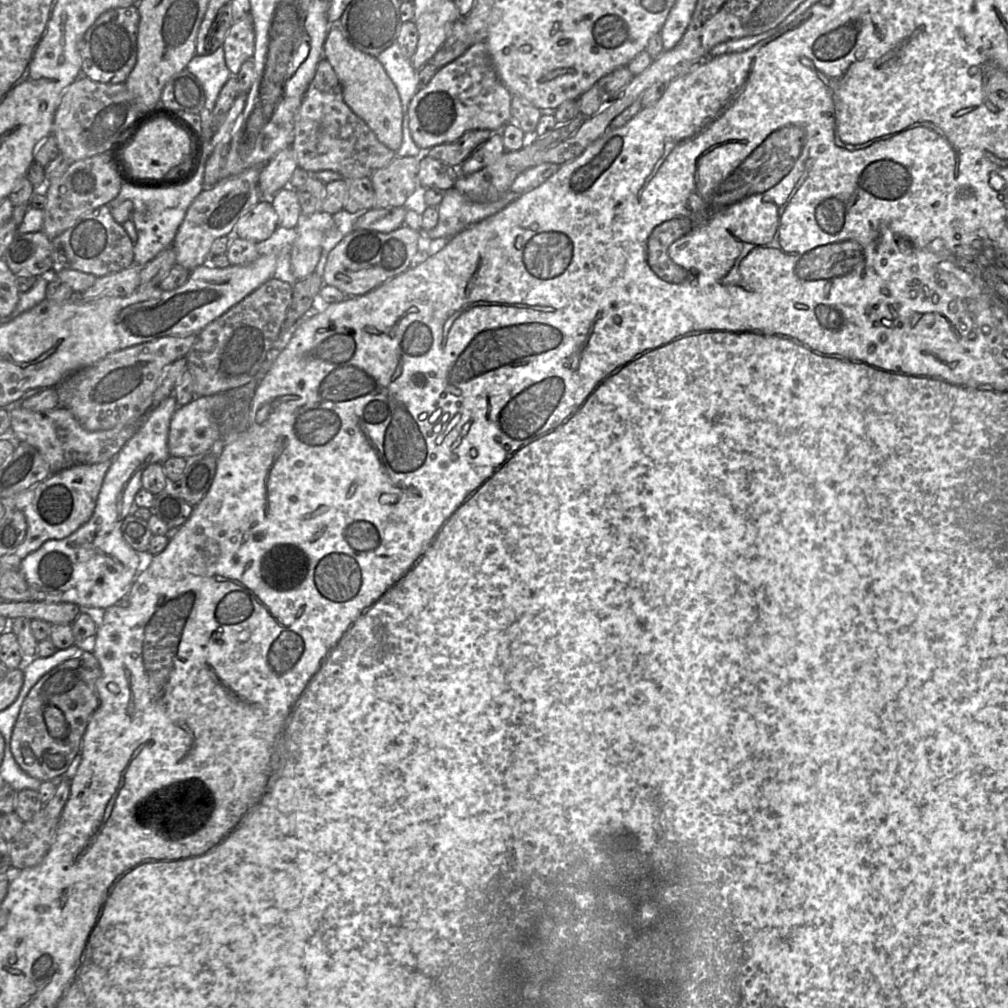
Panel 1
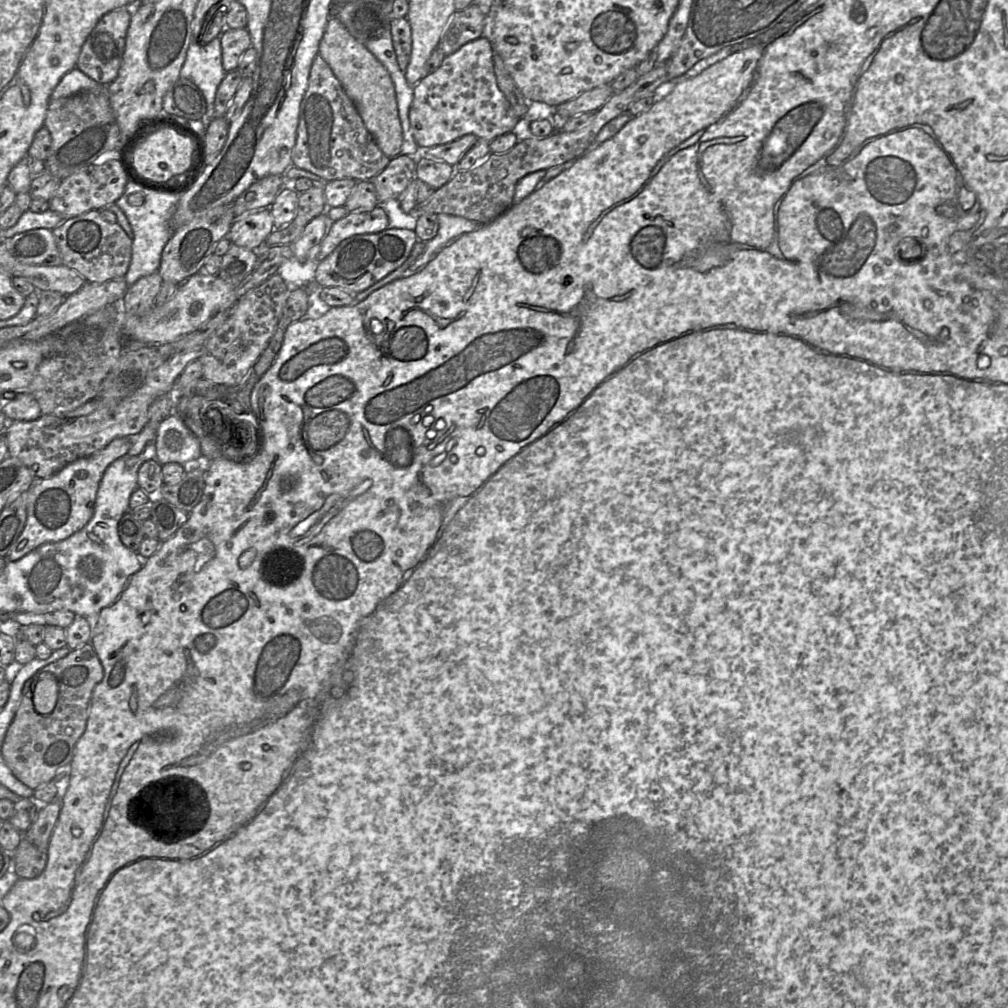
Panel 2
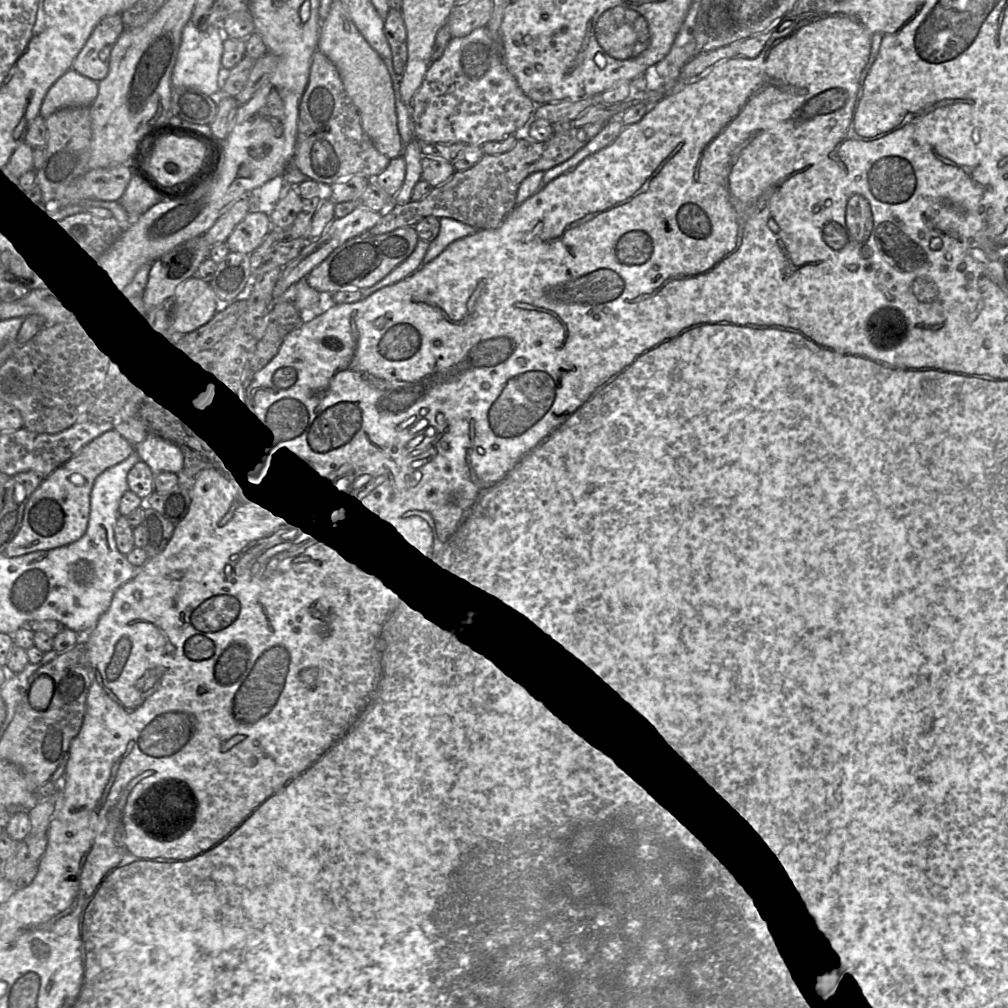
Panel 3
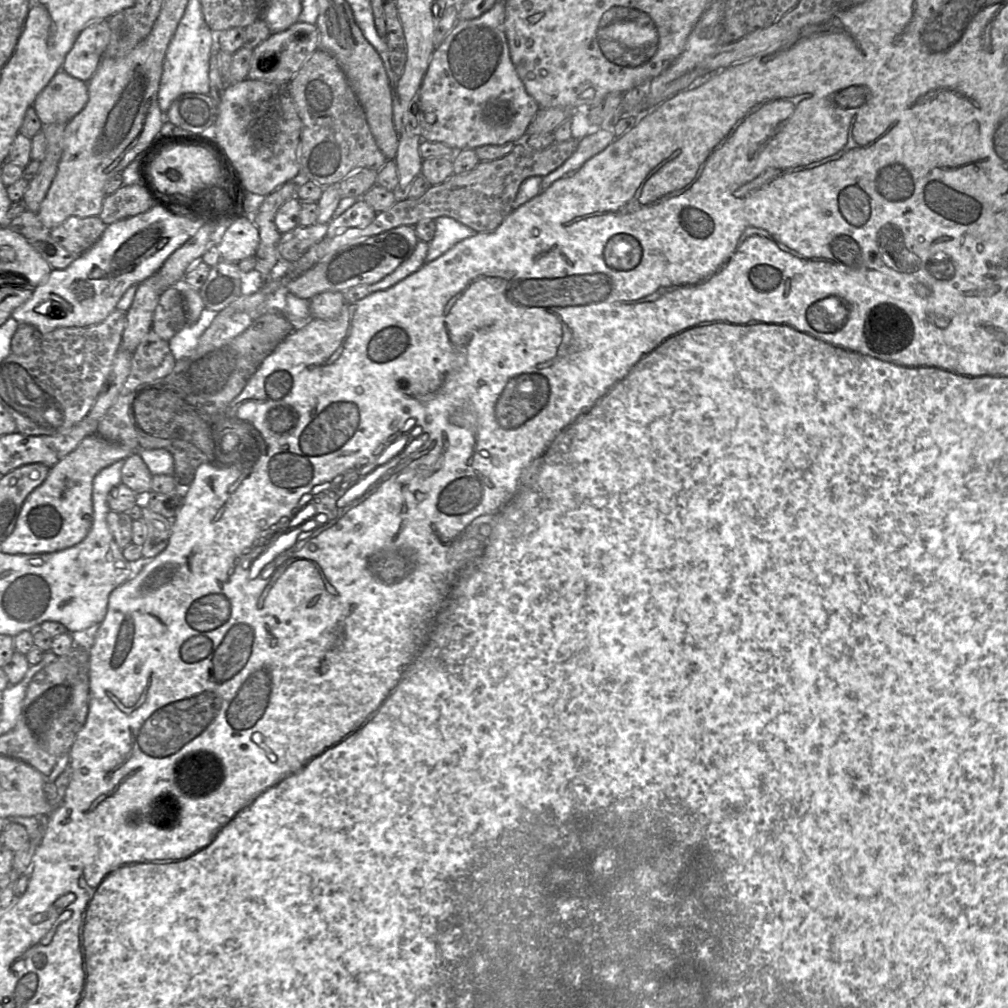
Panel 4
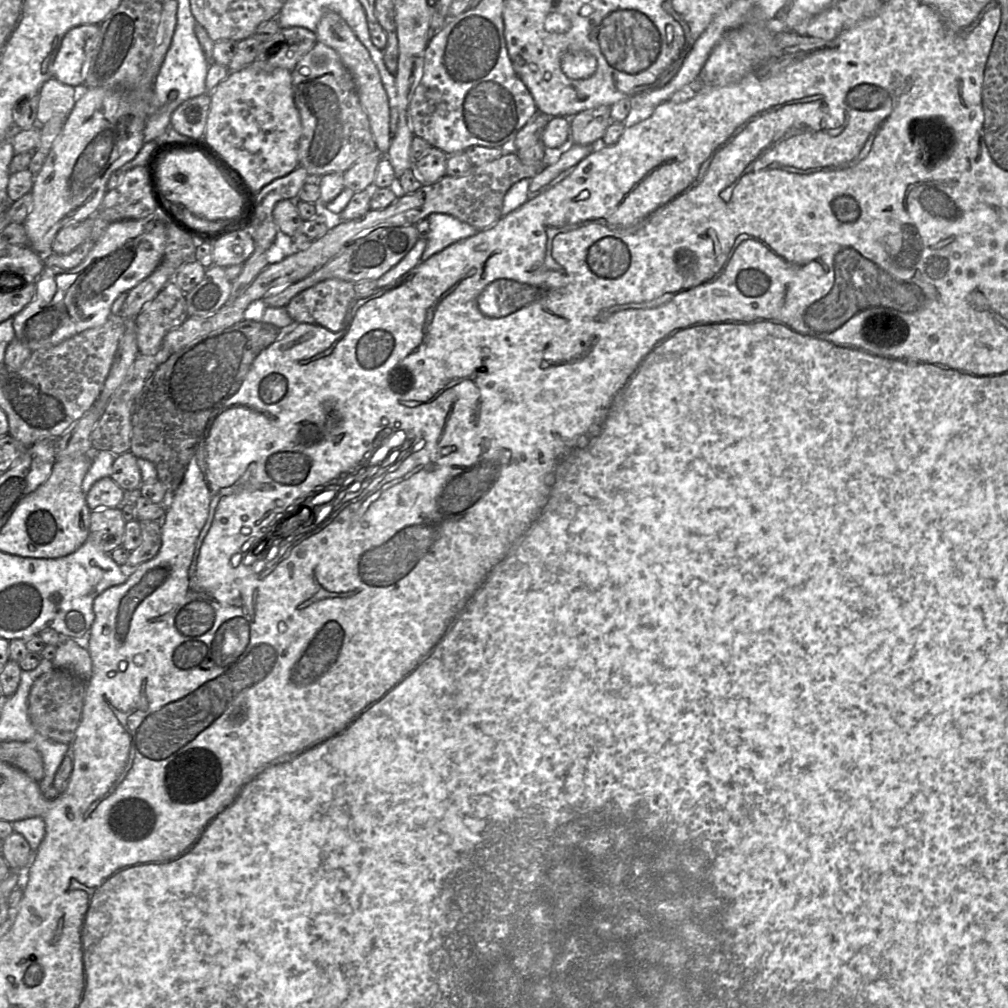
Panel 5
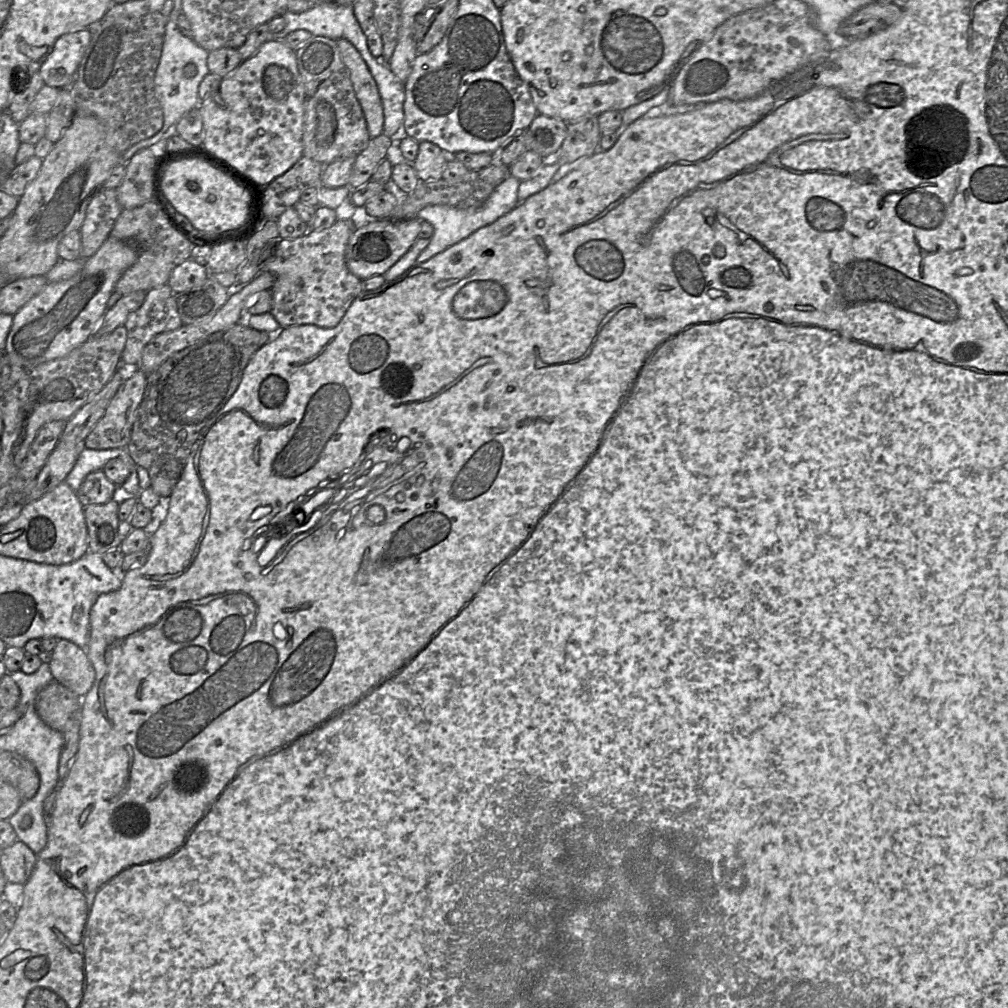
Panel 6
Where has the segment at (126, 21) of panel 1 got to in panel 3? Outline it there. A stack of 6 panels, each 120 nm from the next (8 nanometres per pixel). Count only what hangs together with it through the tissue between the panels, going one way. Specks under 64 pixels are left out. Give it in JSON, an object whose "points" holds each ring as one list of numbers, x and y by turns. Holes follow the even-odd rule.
{"points":[[121,14,101,19,74,59,72,69,96,82,104,79,109,71,112,48,124,29]]}

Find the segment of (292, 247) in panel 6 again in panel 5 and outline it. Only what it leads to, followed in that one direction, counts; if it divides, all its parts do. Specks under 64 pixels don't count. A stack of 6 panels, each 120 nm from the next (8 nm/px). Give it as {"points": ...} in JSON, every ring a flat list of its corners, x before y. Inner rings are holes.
{"points":[[327,279,294,296,285,308,294,323,318,324,337,332,355,299,353,283]]}

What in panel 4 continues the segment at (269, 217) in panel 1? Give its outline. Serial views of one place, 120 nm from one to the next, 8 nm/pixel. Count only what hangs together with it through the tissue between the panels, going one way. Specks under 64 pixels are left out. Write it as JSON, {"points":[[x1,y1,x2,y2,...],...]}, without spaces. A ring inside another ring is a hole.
{"points":[[235,216,217,246,221,260,239,263,255,256,259,239,259,230,253,220,245,216]]}

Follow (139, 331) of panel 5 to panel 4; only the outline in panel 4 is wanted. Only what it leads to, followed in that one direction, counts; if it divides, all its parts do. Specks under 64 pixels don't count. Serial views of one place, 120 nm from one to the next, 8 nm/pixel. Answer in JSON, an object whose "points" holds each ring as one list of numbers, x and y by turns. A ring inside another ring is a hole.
{"points":[[179,285,167,288,156,306,151,330,165,341,170,341,185,325,187,319]]}

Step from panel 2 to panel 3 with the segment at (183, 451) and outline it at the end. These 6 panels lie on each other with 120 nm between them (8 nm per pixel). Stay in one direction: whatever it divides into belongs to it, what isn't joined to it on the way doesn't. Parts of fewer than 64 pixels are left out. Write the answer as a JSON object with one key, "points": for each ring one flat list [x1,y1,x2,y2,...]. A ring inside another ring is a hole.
{"points":[[149,433,142,443,135,446,135,452,138,453,140,460,149,465,155,476,161,472,182,473,184,457,181,449,157,434]]}

